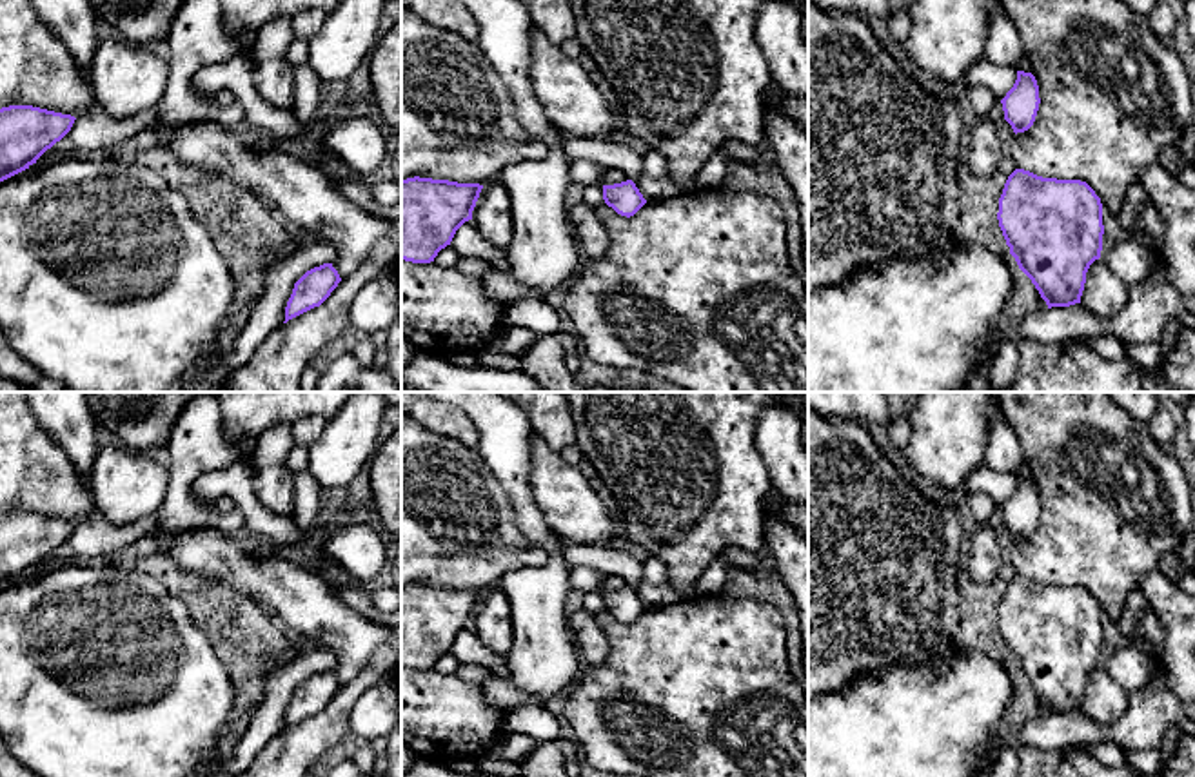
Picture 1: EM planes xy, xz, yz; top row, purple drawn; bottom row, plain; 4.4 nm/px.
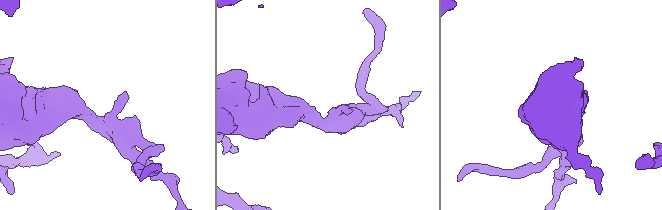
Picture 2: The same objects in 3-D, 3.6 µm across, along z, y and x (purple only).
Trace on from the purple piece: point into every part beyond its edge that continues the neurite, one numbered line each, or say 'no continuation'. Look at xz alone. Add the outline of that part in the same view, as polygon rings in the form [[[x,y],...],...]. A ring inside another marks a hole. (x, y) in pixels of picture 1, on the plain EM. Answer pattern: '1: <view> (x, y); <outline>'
no continuation

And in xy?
no continuation

